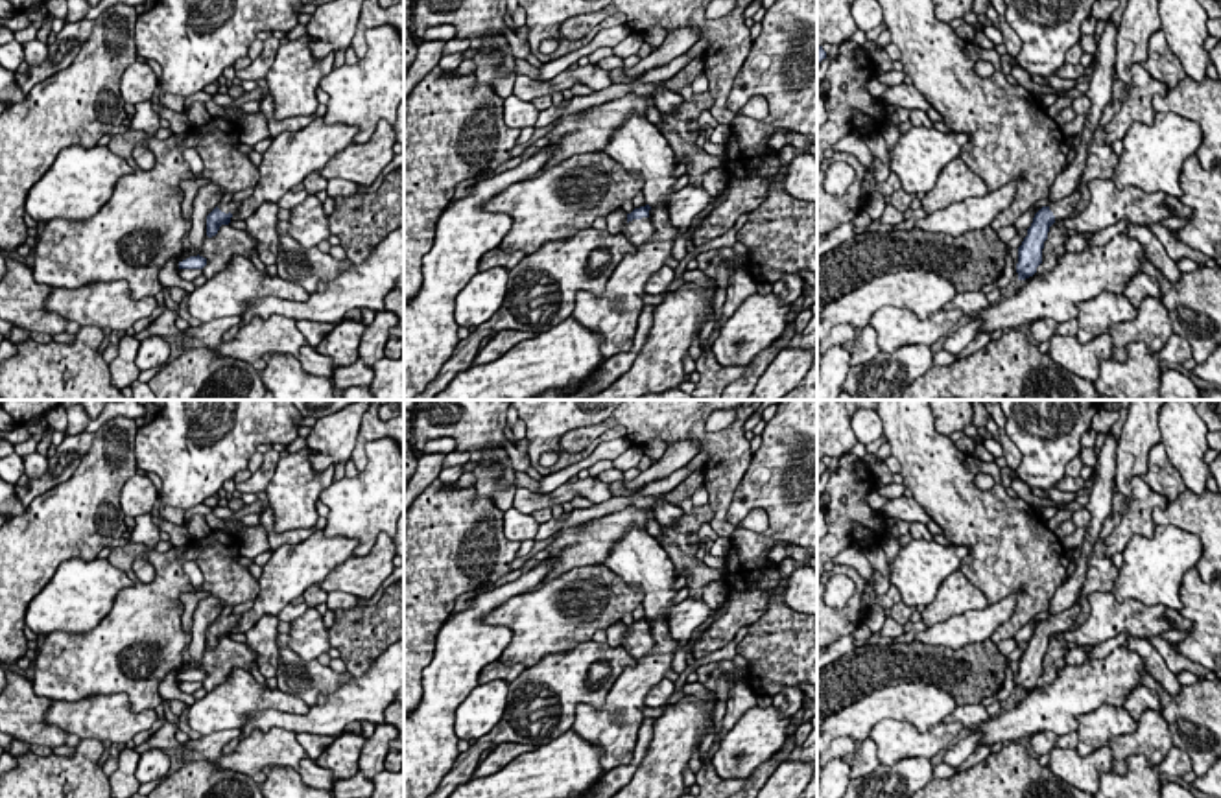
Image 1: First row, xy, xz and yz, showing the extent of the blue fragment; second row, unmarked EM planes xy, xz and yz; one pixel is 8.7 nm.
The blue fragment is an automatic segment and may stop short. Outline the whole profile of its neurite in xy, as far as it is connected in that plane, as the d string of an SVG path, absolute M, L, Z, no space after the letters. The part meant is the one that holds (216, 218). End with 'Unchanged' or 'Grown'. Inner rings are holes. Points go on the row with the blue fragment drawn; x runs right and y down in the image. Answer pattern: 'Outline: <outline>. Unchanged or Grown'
Outline: M219 203L208 216L207 216L207 236L212 238L218 234L221 225L229 225L232 214L240 208L242 203Z. Grown

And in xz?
Outline: M640 206L634 208L631 214L627 214L627 225L623 229L623 236L638 249L642 247L651 234L655 232L655 225L649 219L651 206Z. Grown

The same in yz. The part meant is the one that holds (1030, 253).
Outline: M1075 188L1070 195L1042 206L1035 217L1031 227L1027 229L1027 236L1018 247L1018 264L1016 273L1018 280L1025 280L1037 273L1037 267L1042 264L1042 249L1048 240L1049 227L1057 219L1066 219L1077 208L1081 199L1079 188Z. Grown

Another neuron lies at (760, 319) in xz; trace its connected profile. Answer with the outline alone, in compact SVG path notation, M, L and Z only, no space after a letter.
M773 291L749 295L714 341L710 350L716 361L721 367L747 367L786 332L789 311L791 306L782 306Z

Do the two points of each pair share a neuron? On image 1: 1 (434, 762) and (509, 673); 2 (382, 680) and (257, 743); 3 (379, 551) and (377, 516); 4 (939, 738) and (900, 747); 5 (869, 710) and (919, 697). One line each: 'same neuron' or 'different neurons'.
1: different neurons
2: different neurons
3: different neurons
4: same neuron
5: same neuron

